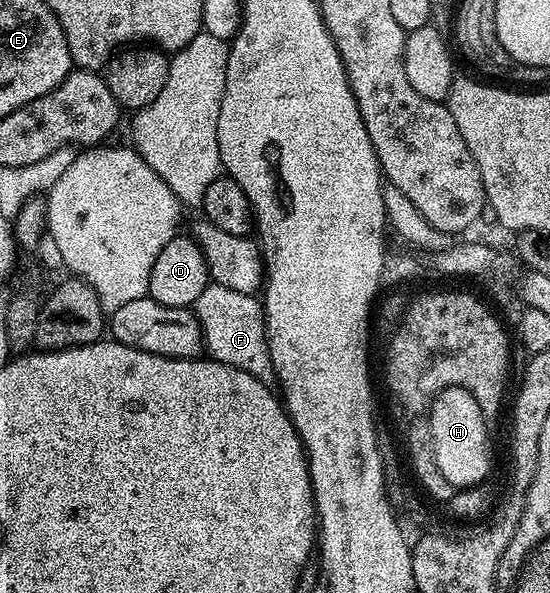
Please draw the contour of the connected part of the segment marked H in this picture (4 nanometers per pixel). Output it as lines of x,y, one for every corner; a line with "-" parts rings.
448,387
437,393
429,407
428,420
432,427
432,443
436,443
436,464
448,478
448,483
461,490
491,476
490,433
486,430
488,419
468,390

